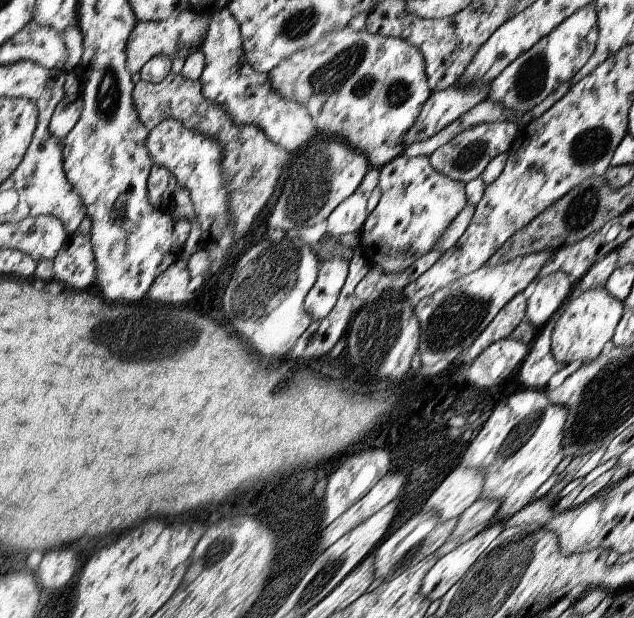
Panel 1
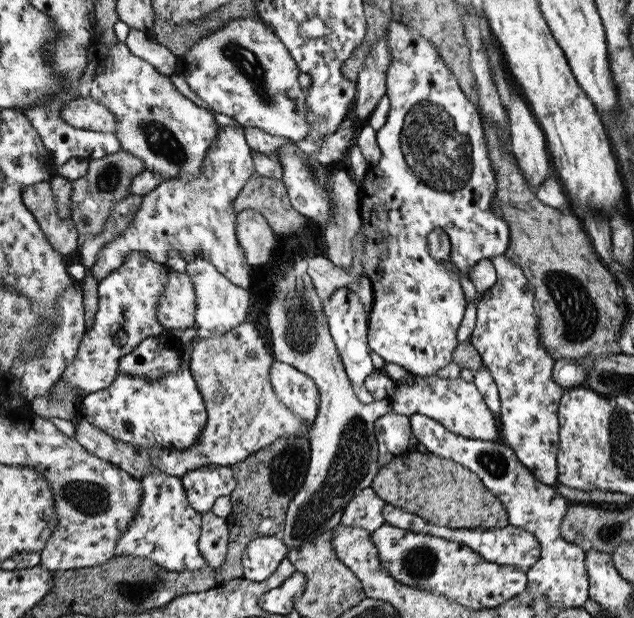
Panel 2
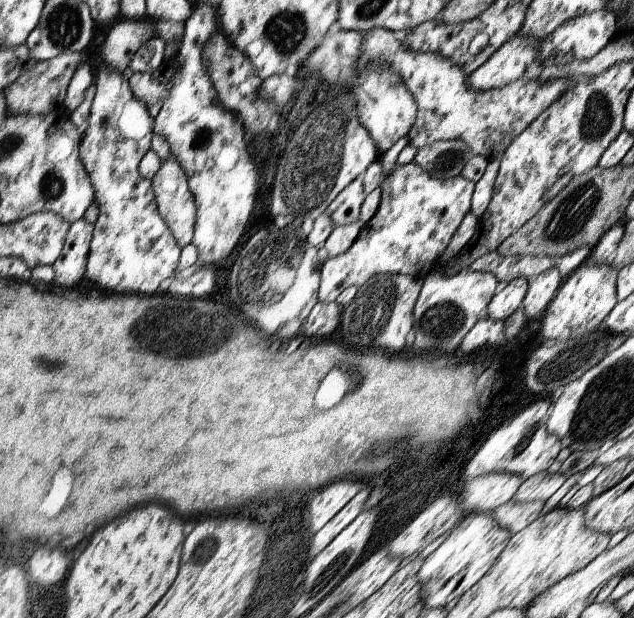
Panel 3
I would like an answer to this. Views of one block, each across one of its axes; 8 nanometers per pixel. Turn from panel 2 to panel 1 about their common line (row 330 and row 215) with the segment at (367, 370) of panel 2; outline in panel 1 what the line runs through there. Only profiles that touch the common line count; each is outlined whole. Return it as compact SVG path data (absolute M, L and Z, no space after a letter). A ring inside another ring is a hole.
M357 188L351 196L339 202L327 216L325 220L327 234L331 238L339 238L341 234L361 232L365 218L367 218L367 194L363 194L361 188Z

